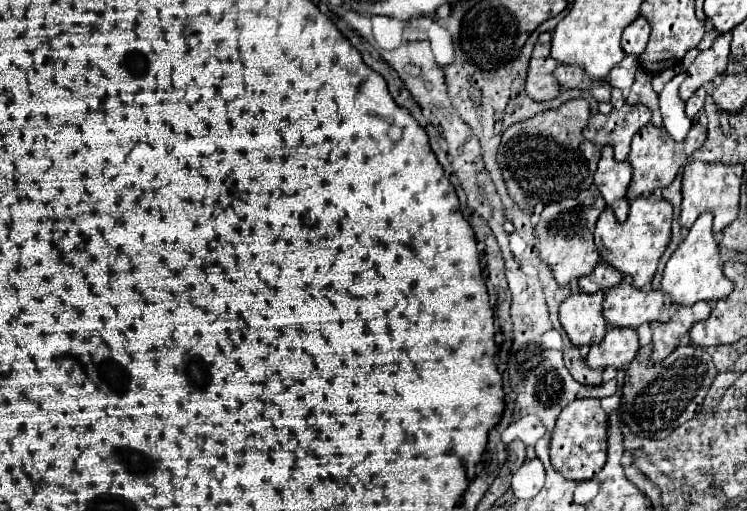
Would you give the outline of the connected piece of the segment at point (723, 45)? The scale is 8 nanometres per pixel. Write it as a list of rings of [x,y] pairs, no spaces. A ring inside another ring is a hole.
[[[721,33],[711,49],[705,49],[695,57],[695,61],[689,65],[685,73],[685,81],[679,87],[679,97],[683,101],[687,101],[699,87],[713,81],[717,75],[721,75],[727,69],[731,57],[729,43],[731,43],[731,33]]]

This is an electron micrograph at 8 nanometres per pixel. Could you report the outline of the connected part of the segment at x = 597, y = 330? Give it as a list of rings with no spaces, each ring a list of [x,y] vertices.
[[[575,293],[559,307],[559,321],[569,335],[573,347],[593,345],[607,333],[605,319],[601,319],[603,293]]]

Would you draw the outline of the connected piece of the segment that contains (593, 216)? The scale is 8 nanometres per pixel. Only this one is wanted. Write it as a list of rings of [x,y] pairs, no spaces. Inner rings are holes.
[[[589,187],[583,191],[577,199],[565,199],[561,203],[551,203],[543,209],[539,223],[535,225],[535,251],[543,263],[553,273],[553,279],[559,283],[559,287],[569,285],[573,279],[585,277],[593,273],[595,265],[599,263],[597,249],[593,245],[593,229],[597,223],[597,217],[607,205],[601,199],[601,193],[595,187]]]

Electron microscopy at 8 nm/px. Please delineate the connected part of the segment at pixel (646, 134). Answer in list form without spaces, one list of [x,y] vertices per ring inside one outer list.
[[[651,123],[645,129],[637,131],[637,135],[633,137],[633,143],[631,143],[631,153],[627,157],[627,163],[633,169],[633,177],[631,177],[631,183],[627,189],[627,199],[633,201],[635,197],[651,195],[655,189],[663,189],[663,187],[671,185],[675,175],[683,167],[683,163],[689,161],[689,157],[703,145],[705,139],[707,139],[707,129],[699,123],[691,125],[689,135],[681,143],[673,143],[673,139],[669,139],[669,135],[665,135],[663,127],[653,127]]]

